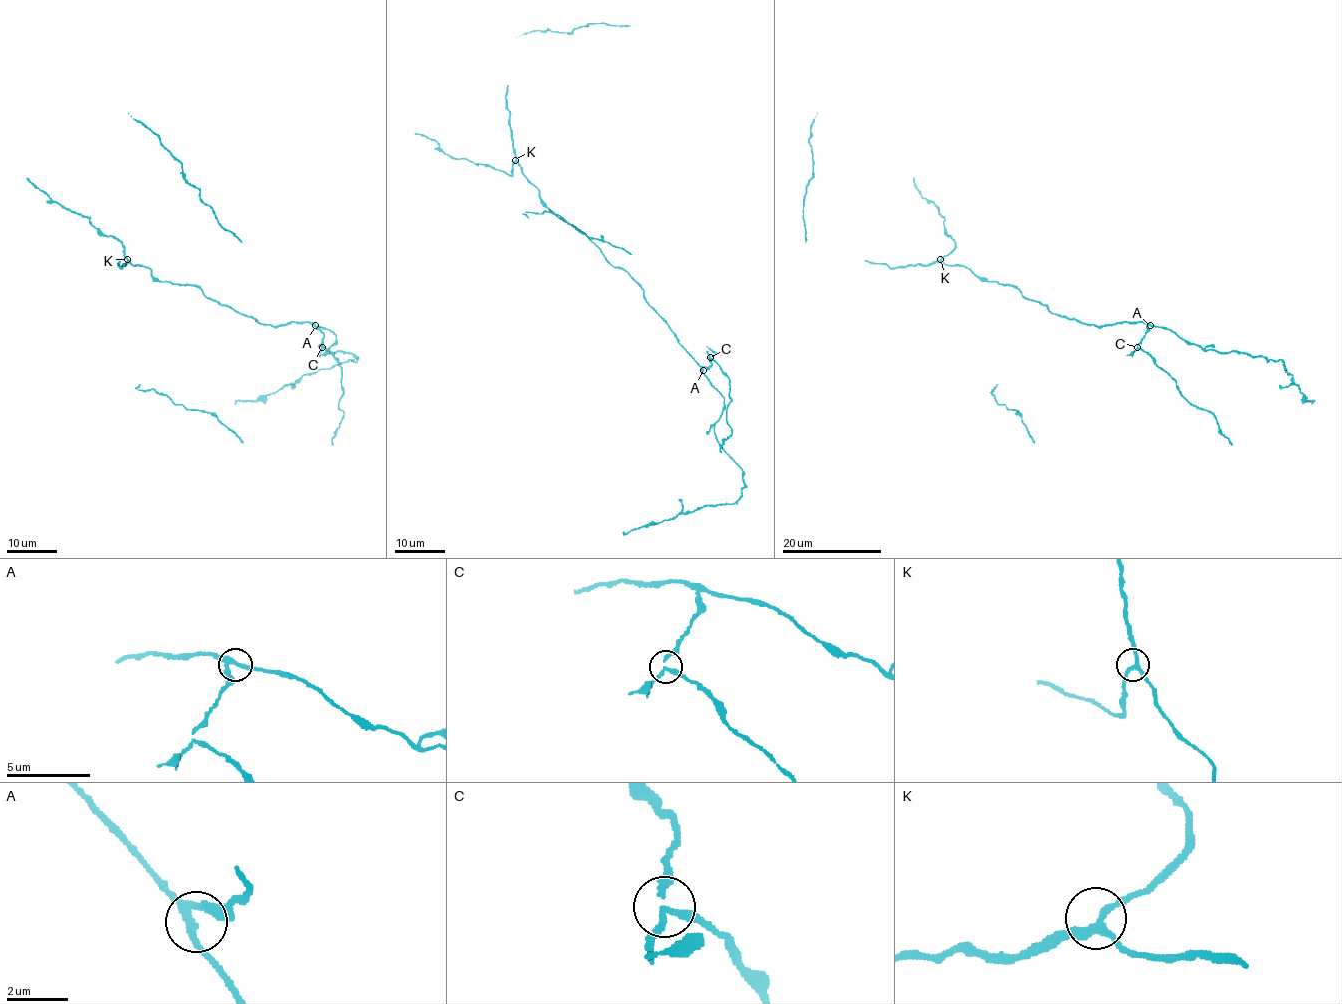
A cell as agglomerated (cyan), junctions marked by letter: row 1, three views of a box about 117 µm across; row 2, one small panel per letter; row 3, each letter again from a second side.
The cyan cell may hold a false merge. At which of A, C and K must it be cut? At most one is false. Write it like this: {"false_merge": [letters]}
{"false_merge": ["C"]}

